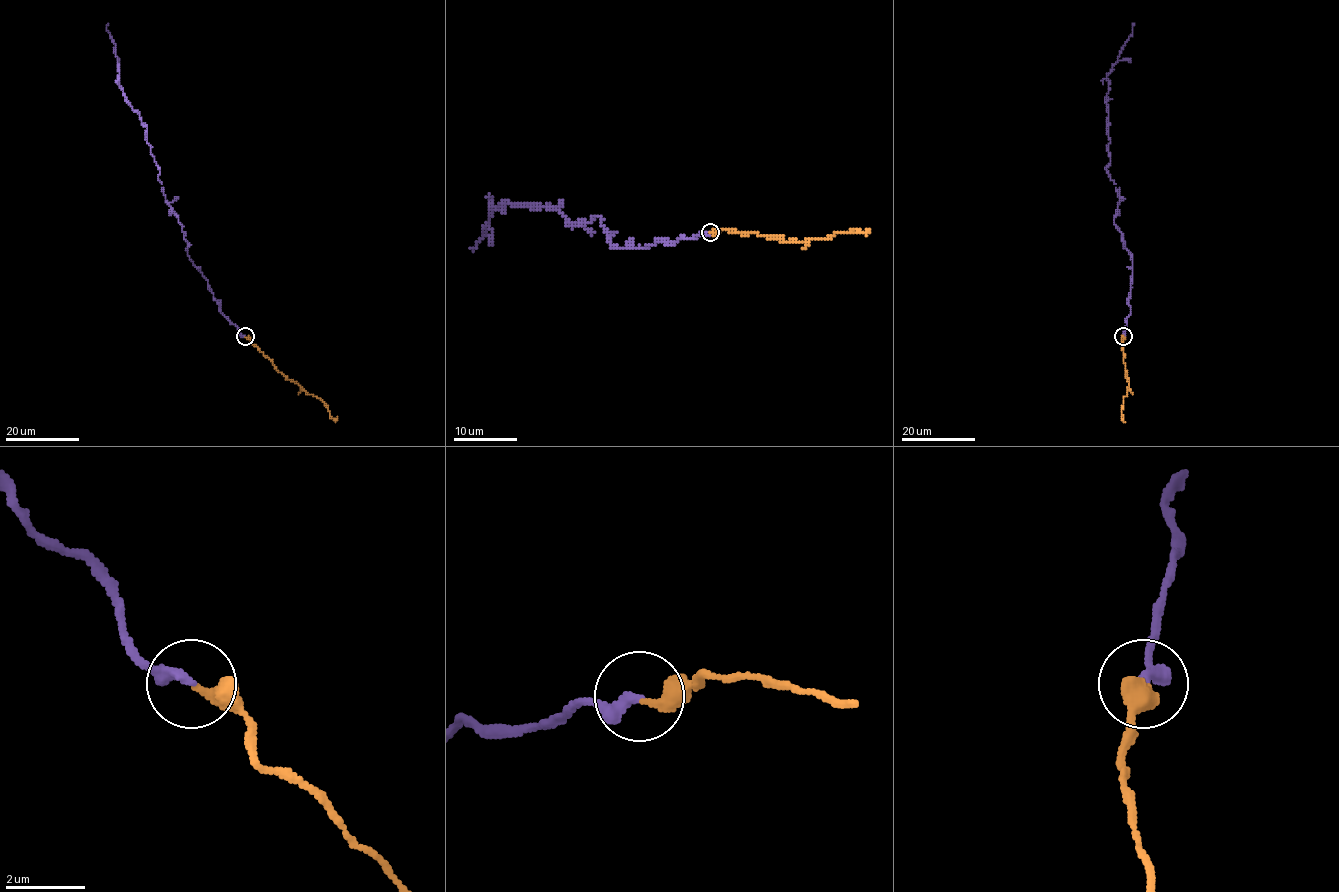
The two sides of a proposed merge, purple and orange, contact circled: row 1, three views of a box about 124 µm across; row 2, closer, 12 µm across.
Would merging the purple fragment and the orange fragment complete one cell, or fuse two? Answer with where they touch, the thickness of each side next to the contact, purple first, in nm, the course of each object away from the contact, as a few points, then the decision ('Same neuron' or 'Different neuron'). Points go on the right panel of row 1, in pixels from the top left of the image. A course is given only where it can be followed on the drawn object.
Place: (1123, 336). Thickness 320 nm (purple) against 360 nm. Course of purple: (1123, 336), (1133, 263), (1113, 221), (1120, 200), (1106, 167), (1106, 98), (1107, 75), (1133, 23). Course of orange: (1123, 336), (1123, 361), (1128, 381), (1122, 408), (1123, 420), (1121, 417). Same neuron

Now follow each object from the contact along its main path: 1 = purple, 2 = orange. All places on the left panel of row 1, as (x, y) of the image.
1: (245, 336), (188, 254), (146, 127), (122, 91), (108, 23)
2: (245, 336), (289, 380), (318, 397), (333, 419), (337, 417)

